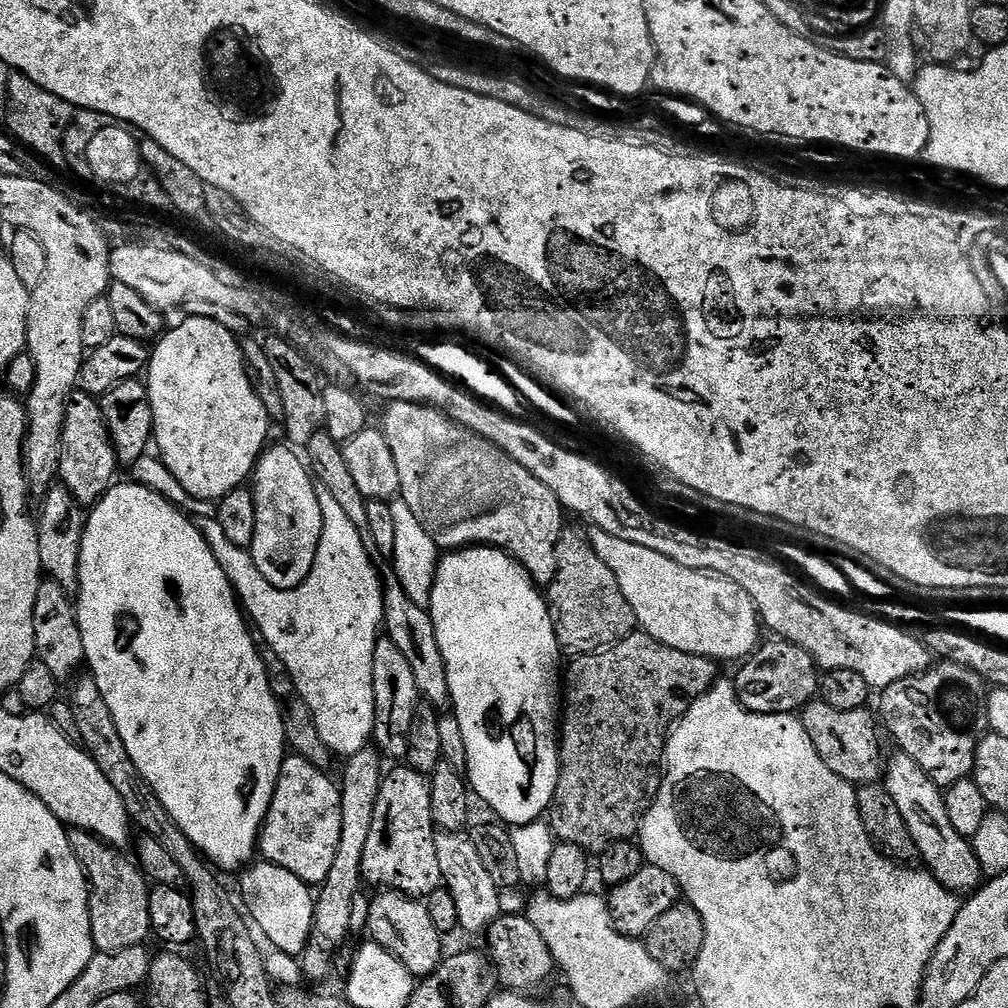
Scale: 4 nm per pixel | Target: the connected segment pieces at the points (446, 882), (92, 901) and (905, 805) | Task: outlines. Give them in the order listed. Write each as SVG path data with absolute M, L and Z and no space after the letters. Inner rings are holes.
M437 831L436 853L443 887L448 888L458 906L459 927L463 931L487 933L488 927L502 915L502 892L496 887L494 878L490 878L486 866L482 866L482 858L478 858L478 850L474 850L471 835L464 832Z
M69 831L70 846L88 878L90 930L97 952L121 952L130 946L144 944L149 939L150 912L148 910L149 881L139 867L124 857L123 851L92 836L89 832Z
M899 750L893 753L889 760L887 757L882 783L890 798L894 798L902 814L902 822L906 822L906 830L910 830L910 838L914 838L917 857L921 861L924 859L923 867L950 891L957 894L975 892L982 883L982 869L976 857L976 849L972 847L969 837L954 830L946 811L942 789L924 773L918 762L914 762L914 758Z

